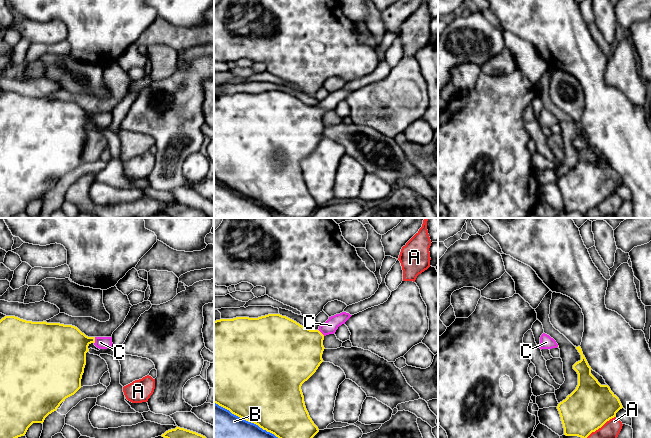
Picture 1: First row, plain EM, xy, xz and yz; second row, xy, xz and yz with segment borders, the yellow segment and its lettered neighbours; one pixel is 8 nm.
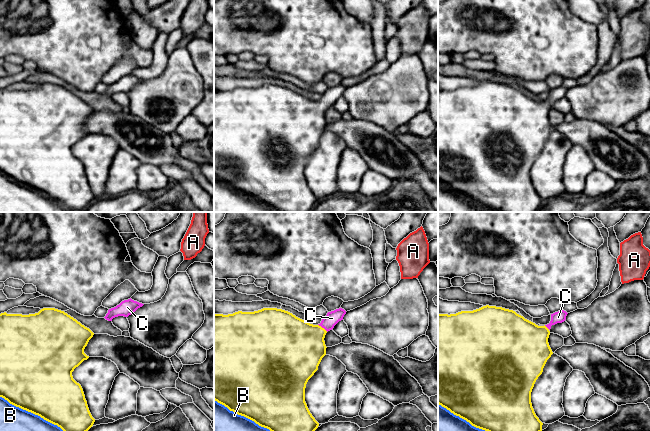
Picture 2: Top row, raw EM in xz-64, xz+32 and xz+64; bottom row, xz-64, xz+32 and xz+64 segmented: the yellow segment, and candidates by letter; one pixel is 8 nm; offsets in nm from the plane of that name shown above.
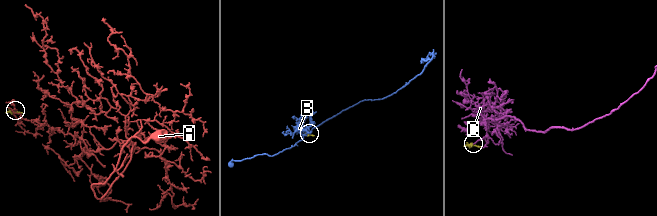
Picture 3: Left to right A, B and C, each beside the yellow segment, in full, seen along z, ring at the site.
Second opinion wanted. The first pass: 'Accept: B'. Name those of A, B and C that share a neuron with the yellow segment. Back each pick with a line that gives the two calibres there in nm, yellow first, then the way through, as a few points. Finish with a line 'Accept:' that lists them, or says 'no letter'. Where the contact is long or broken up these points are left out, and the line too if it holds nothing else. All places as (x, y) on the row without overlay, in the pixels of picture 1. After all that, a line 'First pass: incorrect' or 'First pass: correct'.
C: 360/100 nm | across xy (64, 123), (85, 116), (94, 116), (100, 118)
Accept: C
First pass: incorrect

